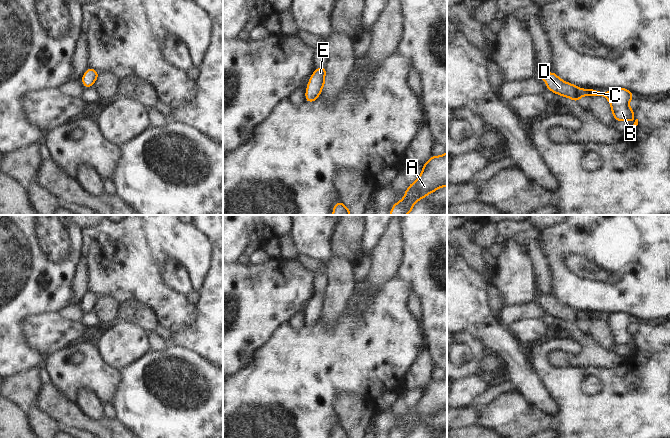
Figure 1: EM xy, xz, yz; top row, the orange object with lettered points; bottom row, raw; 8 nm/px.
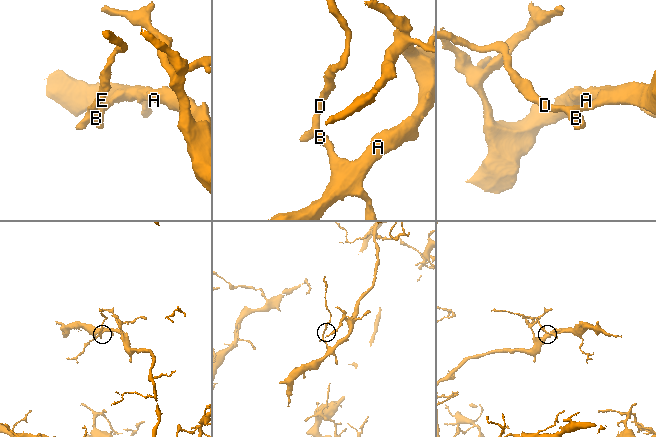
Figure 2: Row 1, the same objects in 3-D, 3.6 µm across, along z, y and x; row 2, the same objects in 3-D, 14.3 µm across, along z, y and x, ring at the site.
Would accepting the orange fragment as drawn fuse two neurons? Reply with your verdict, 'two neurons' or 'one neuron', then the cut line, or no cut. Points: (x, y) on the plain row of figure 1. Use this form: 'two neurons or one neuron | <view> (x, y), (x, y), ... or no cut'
one neuron | no cut

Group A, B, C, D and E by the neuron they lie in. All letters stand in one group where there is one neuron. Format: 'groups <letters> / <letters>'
groups A B C D E

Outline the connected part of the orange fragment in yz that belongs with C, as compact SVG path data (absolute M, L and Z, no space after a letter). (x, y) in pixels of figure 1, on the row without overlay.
M542 296L538 302L546 305L546 311L550 315L577 326L579 326L581 320L605 320L611 328L615 345L633 344L635 336L630 332L629 326L634 319L625 312L619 311L606 317L593 313L581 313L560 303L554 296L547 298Z

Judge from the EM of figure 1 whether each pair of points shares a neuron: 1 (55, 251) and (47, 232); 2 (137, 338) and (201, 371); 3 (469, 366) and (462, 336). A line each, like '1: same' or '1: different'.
1: same
2: different
3: same

